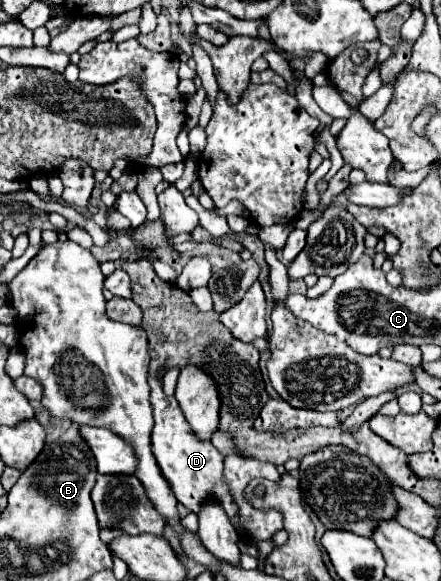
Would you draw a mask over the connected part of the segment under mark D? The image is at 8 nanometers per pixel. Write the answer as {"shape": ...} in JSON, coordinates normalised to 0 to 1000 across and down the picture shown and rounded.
{"shape":[[[338,649],[338,666],[342,666],[342,697],[347,697],[347,745],[342,745],[342,769],[347,783],[356,790],[356,800],[365,804],[365,814],[383,828],[397,855],[406,866],[415,866],[429,880],[447,883],[451,869],[465,859],[497,859],[506,876],[515,880],[519,893],[533,900],[537,890],[537,869],[528,866],[519,842],[506,828],[506,783],[492,780],[492,773],[474,759],[447,756],[447,749],[433,742],[429,728],[420,725],[406,694],[397,683],[379,683],[370,676],[370,659],[365,649]]]}

